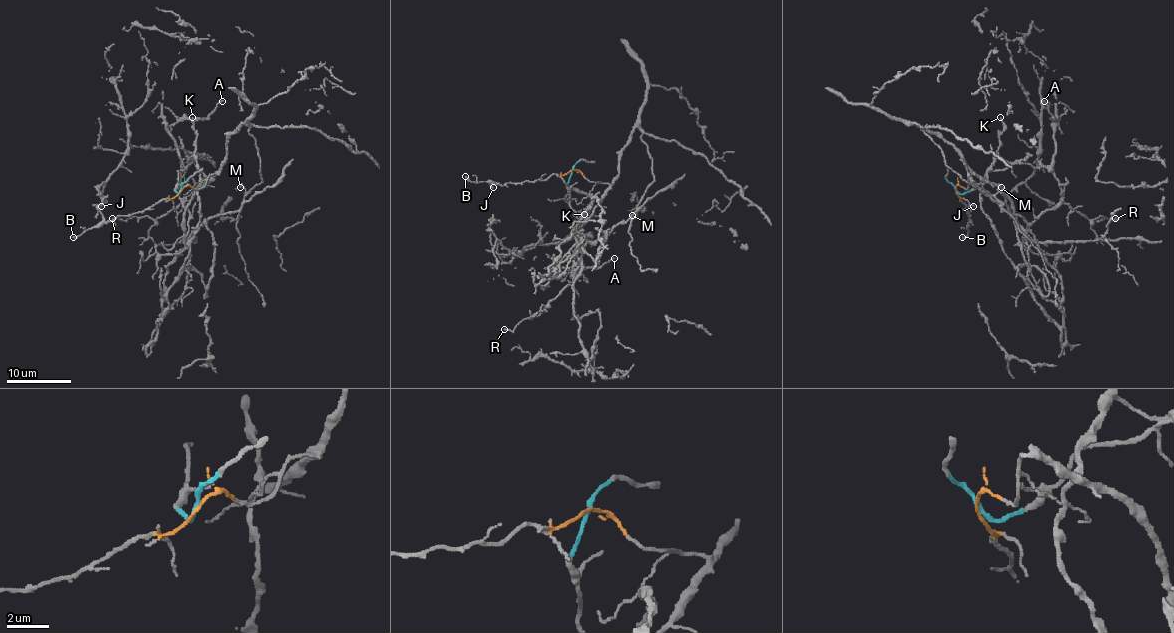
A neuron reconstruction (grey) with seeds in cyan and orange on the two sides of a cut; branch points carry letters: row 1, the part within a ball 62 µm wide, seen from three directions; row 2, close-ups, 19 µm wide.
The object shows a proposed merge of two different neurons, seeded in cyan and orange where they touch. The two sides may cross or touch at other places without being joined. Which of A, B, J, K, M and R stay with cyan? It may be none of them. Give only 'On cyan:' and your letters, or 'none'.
On cyan: A, K, R

